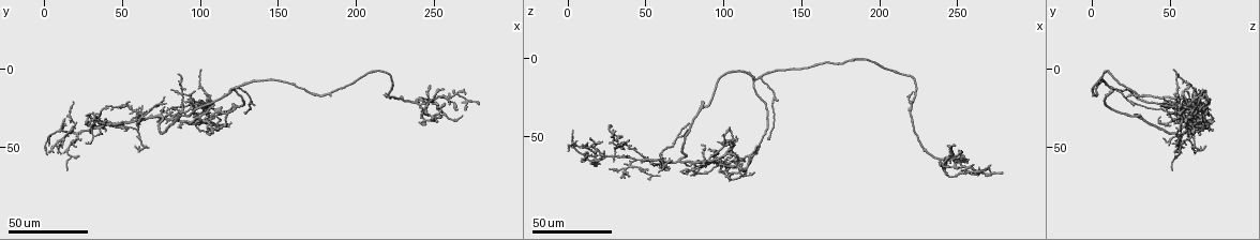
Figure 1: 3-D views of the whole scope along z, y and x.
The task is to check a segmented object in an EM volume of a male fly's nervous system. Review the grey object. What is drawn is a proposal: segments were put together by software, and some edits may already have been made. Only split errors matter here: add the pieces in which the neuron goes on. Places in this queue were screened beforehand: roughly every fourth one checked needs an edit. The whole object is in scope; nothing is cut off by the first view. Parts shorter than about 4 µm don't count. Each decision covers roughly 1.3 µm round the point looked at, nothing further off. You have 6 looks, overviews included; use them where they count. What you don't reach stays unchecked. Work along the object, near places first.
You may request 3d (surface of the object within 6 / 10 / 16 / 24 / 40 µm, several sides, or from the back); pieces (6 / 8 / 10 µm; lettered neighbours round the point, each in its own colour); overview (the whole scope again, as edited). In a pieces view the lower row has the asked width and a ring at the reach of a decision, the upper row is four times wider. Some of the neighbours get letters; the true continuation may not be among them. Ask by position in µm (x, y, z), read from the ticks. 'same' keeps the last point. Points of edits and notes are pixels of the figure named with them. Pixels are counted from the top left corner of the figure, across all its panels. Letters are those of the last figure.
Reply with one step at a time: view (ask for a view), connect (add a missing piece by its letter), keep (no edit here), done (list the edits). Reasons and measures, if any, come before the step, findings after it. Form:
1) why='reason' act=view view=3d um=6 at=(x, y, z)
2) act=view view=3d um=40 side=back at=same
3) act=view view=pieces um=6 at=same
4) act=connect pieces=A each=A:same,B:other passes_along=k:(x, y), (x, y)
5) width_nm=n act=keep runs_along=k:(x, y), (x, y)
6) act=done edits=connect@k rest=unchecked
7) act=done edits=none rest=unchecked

why='free end' act=view view=3d um=40 at=(86, 4, 56)

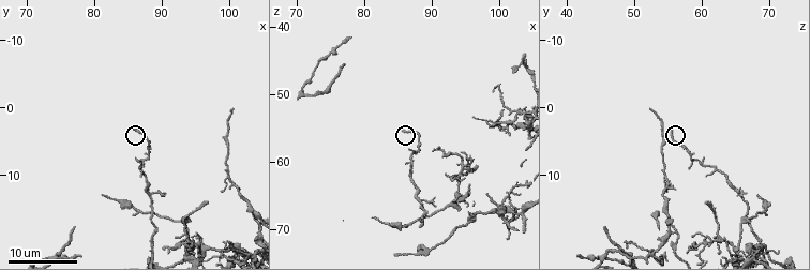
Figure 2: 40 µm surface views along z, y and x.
act=view view=pieces um=6 at=(85.5, 3.0, 55.5)

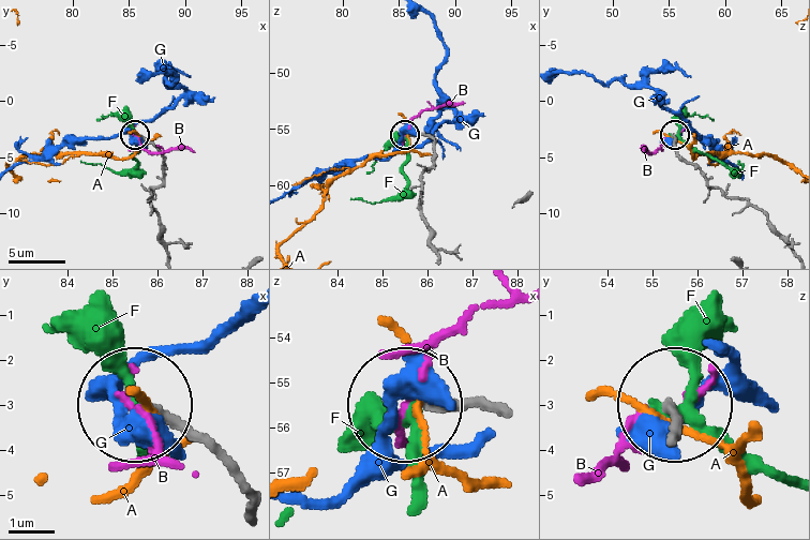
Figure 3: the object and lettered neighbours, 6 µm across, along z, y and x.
width_nm=180 act=keep each=A:other,B:other,F:other,G:other found='none of them fits'

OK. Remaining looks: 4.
why='free end' act=view view=3d um=24 at=(30, 46, 52)

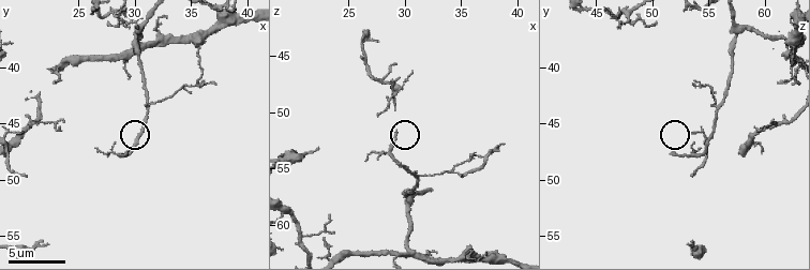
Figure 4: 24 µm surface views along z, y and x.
act=view view=pieces um=6 at=(29.2, 47.8, 51.8)

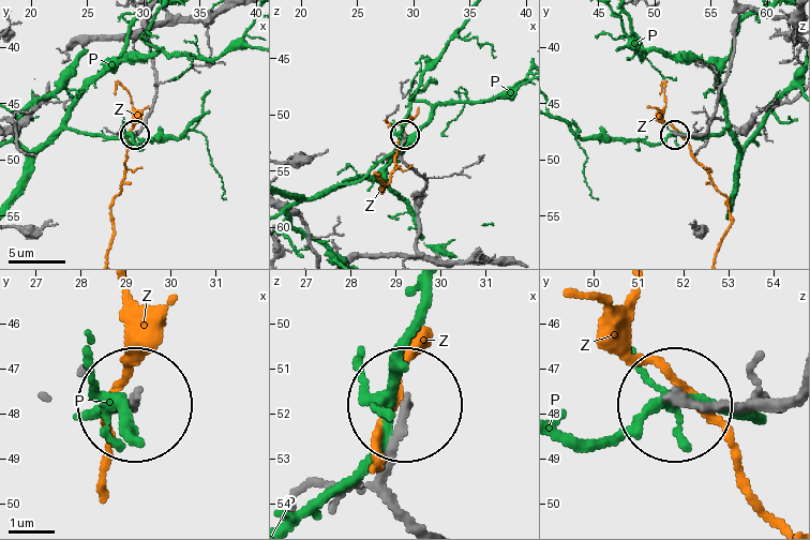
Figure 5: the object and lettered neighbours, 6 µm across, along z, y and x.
width_nm=180 act=keep each=P:other,Z:other found='no lettered piece goes on from it'

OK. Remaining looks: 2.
why='branch stops here' act=view view=3d um=24 at=(50, 38, 72)

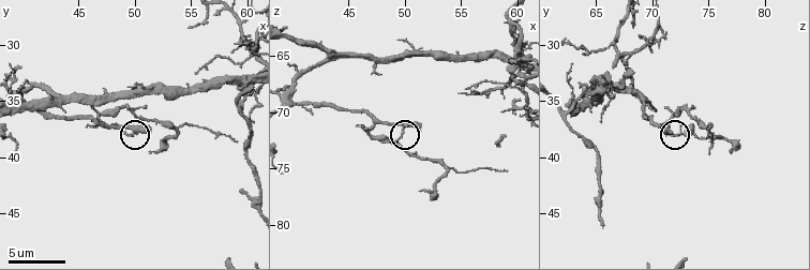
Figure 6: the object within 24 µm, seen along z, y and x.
why='what lies round it' act=view view=pieces um=10 at=(51.4, 37.8, 71.4)

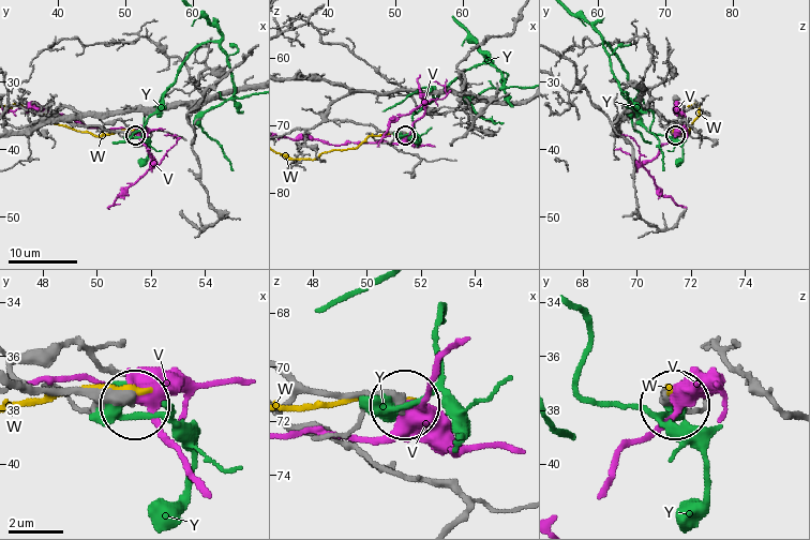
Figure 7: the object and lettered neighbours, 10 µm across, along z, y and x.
width_nm=320 act=keep each=V:other,W:other,Y:other found='no lettered piece goes on from it'

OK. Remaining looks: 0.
act=done edits=none rest=unchecked

